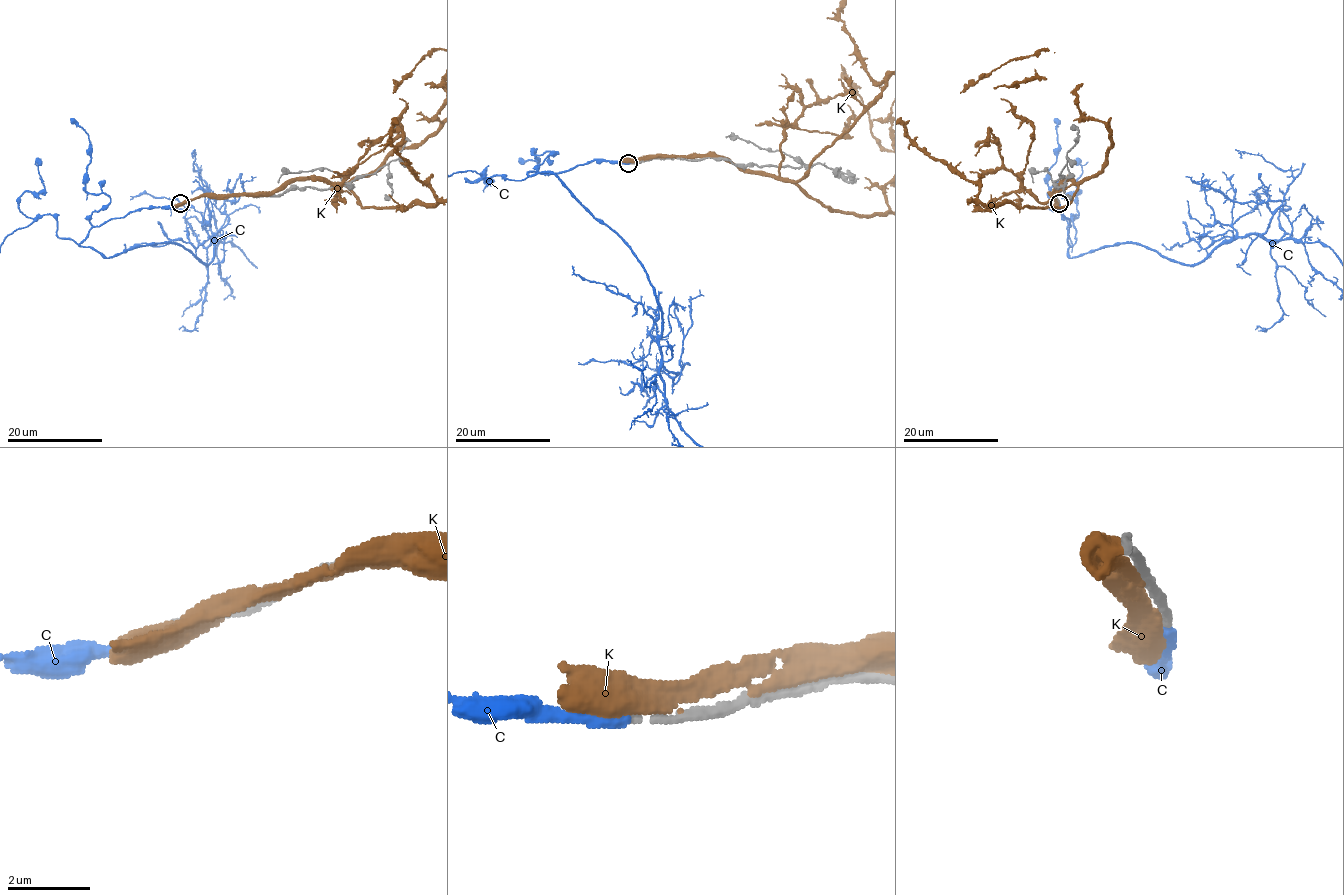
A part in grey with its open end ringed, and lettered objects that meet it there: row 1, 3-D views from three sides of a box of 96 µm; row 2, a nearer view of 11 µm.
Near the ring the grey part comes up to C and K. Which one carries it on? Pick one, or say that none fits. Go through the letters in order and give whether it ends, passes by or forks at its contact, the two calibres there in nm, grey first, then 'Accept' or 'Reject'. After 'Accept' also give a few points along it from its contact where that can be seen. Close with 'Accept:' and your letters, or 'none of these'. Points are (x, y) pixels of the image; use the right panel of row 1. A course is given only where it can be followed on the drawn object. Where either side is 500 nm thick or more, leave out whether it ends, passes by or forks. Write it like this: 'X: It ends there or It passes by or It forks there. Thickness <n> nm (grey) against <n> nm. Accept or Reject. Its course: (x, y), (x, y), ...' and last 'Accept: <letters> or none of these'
C: It ends there. Thickness 160 nm (grey) against 280 nm. Reject
K: It passes by. Thickness 240 nm (grey) against 480 nm. Reject
Accept: none of these

